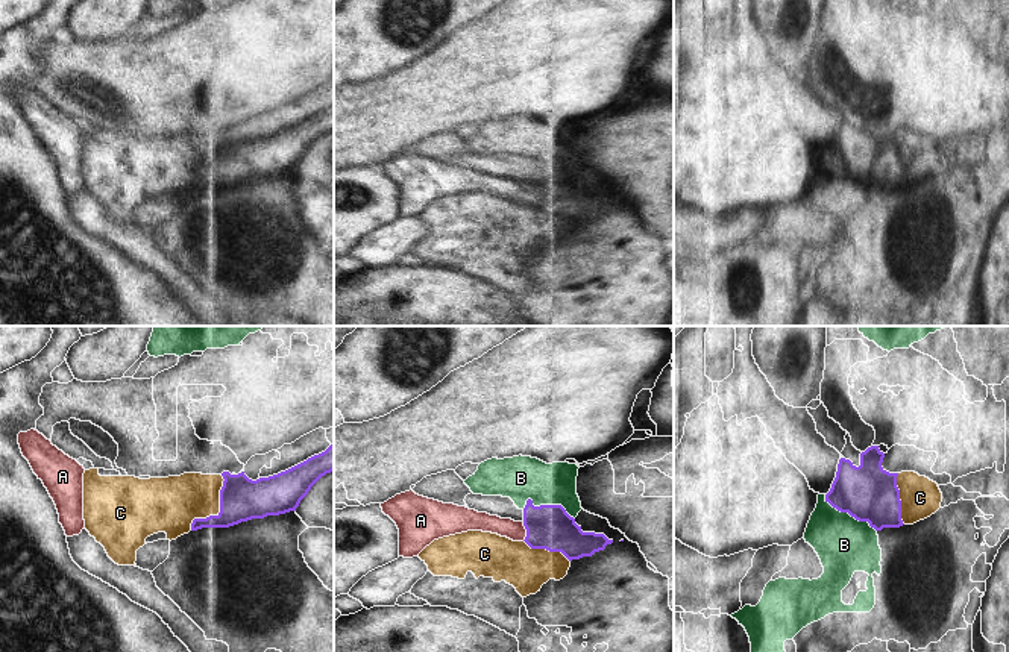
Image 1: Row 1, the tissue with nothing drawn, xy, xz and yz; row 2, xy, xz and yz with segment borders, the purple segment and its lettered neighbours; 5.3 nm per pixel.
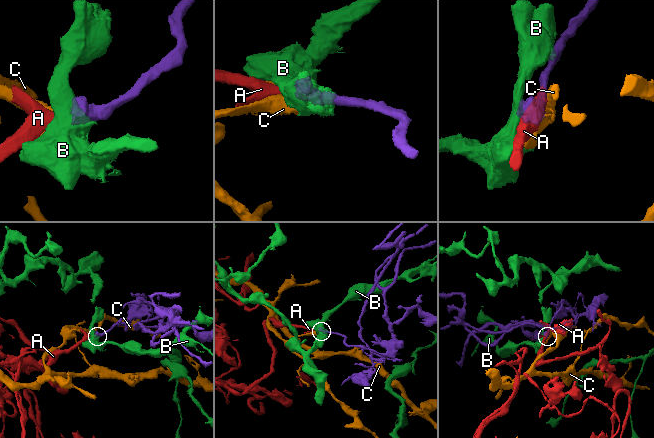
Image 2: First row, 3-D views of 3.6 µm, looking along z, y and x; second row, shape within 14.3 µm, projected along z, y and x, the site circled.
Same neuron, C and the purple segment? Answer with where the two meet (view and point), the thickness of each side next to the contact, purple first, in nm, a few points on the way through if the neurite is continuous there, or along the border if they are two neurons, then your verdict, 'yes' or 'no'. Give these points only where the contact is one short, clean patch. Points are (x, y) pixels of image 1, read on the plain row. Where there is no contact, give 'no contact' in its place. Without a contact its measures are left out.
contact xy (220, 172); calibres 240 and 280 nm; border xy (222, 135), (220, 170), (216, 175), (196, 178), (190, 190); no

